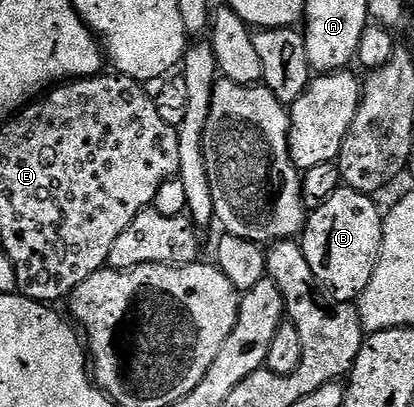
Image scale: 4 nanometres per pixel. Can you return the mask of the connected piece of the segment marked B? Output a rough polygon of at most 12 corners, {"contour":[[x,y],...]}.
{"contour":[[342,185],[299,236],[311,273],[360,300],[383,245],[383,211]]}

